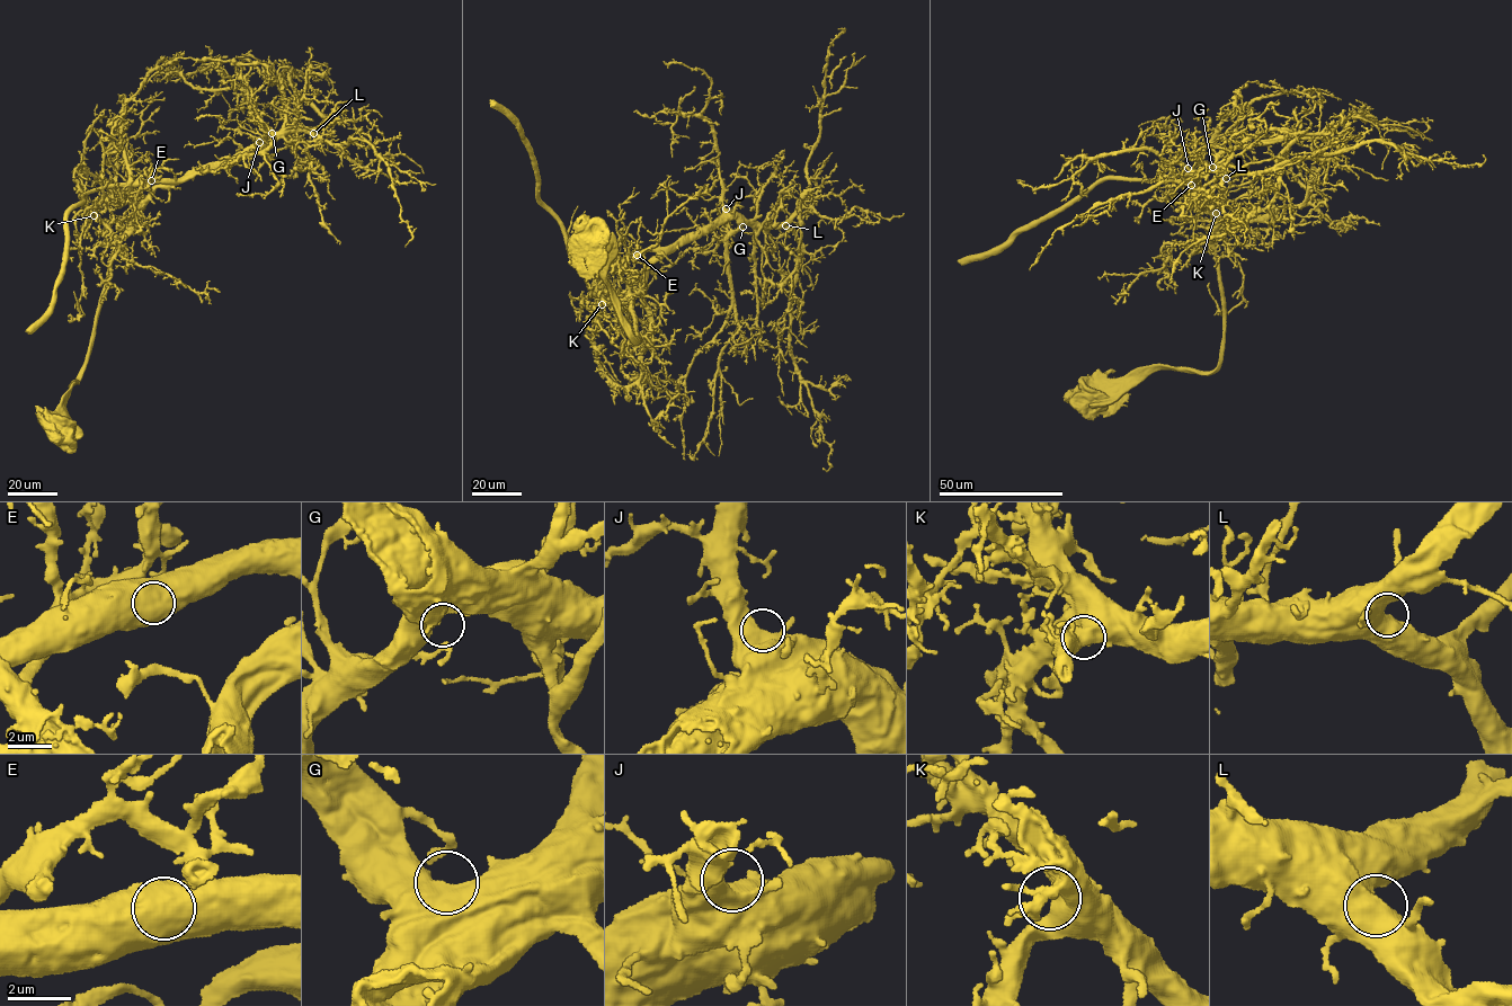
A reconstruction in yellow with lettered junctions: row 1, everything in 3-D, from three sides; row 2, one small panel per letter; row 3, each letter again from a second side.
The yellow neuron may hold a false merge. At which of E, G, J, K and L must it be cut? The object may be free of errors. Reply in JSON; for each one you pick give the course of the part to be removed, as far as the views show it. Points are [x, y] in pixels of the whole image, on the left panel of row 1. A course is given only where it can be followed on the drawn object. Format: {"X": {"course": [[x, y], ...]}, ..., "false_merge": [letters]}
{"false_merge": []}

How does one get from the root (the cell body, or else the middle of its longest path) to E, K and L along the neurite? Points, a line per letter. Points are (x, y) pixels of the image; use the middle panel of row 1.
E: (593, 233), (617, 317), (636, 343), (629, 300), (638, 295), (641, 285), (622, 265), (638, 254)
K: (593, 233), (617, 317), (636, 343), (633, 318), (629, 310), (631, 303), (621, 299), (613, 304), (602, 304)
L: (593, 233), (617, 317), (636, 343), (629, 300), (639, 293), (649, 265), (725, 221), (743, 219), (785, 225)

